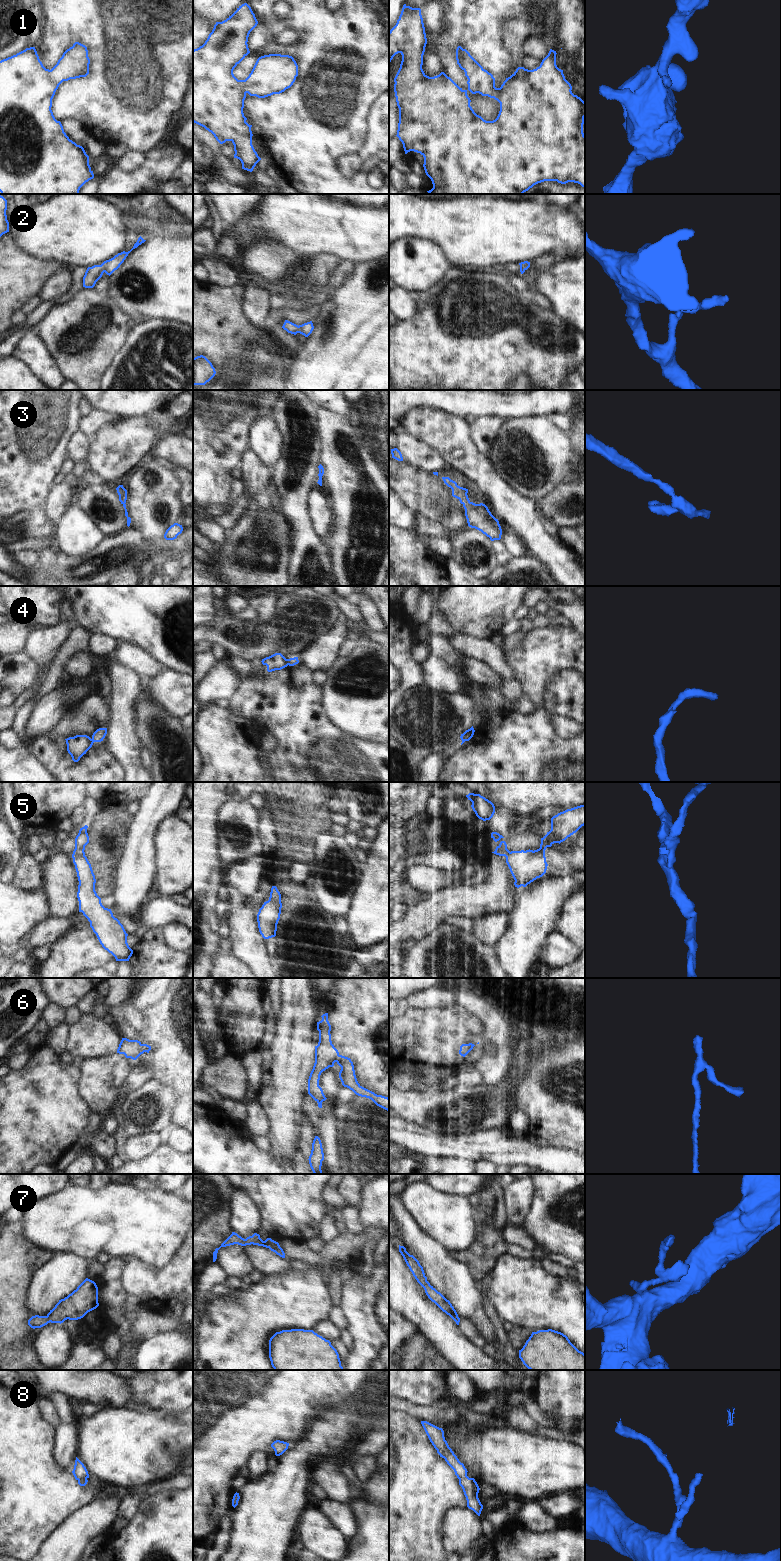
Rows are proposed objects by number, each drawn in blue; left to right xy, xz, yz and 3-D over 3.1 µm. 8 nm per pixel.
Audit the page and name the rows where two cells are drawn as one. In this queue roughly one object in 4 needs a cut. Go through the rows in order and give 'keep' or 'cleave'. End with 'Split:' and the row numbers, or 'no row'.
1: keep
2: keep
3: keep
4: cleave
5: cleave
6: keep
7: keep
8: keep
Split: 4, 5

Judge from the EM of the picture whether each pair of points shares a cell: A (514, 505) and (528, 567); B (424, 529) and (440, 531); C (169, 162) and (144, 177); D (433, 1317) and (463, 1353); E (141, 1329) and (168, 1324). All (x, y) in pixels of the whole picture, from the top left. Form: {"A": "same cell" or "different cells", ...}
{"A": "different cells", "B": "same cell", "C": "different cells", "D": "same cell", "E": "same cell"}

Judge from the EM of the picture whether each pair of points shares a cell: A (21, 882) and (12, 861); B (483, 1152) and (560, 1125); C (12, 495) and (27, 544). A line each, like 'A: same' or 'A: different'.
A: different
B: different
C: different

